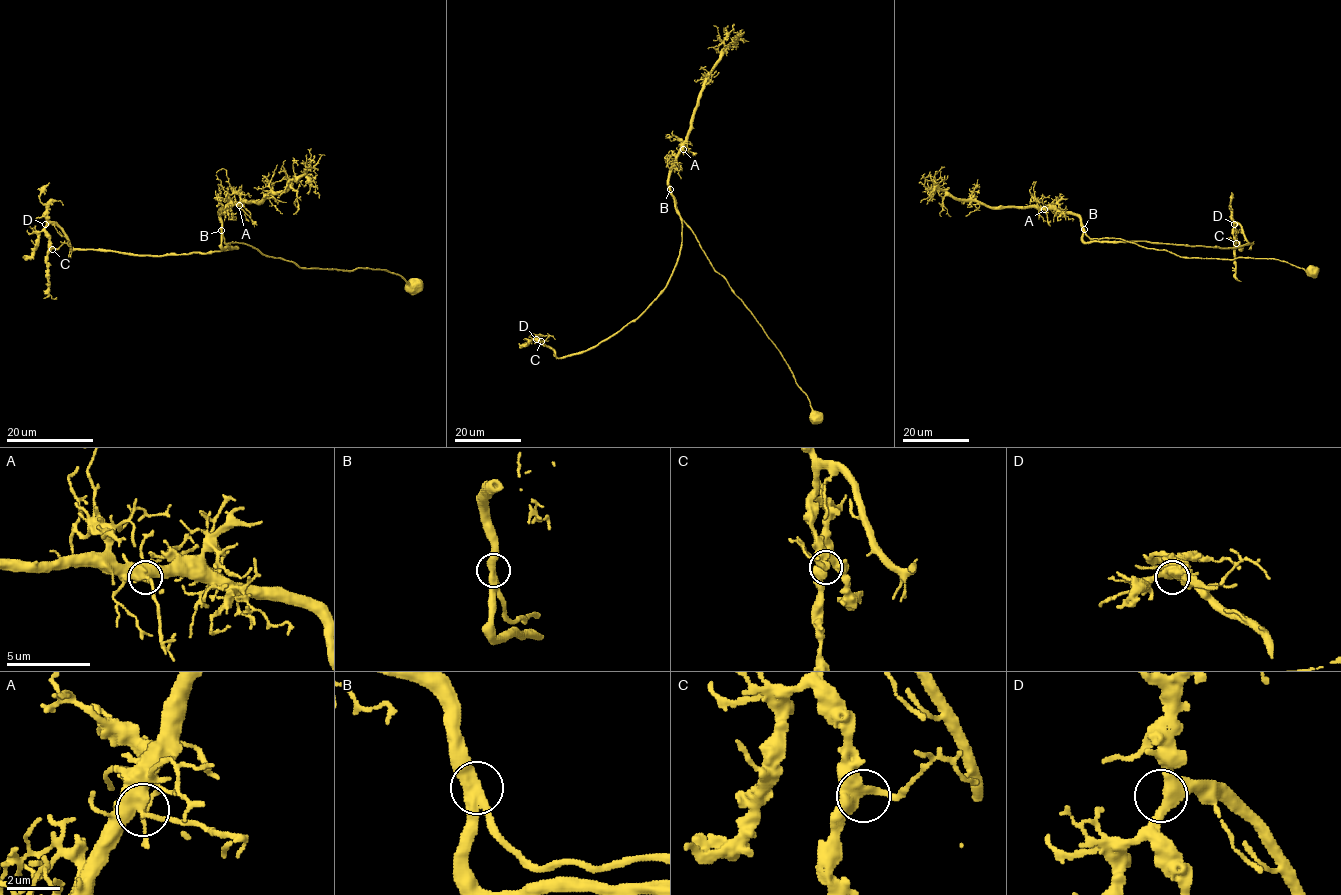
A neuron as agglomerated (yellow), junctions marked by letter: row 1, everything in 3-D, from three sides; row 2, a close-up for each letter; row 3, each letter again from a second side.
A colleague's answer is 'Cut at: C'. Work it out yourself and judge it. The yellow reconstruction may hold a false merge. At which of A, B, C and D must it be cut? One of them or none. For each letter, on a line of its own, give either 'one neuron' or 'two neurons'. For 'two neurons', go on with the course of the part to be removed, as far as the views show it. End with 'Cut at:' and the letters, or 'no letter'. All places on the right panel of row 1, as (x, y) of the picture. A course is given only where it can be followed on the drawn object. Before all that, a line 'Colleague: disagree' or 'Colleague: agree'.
Colleague: disagree
A: one neuron
B: one neuron
C: one neuron
D: one neuron
Cut at: no letter

